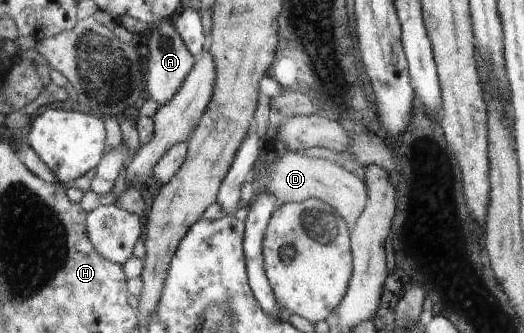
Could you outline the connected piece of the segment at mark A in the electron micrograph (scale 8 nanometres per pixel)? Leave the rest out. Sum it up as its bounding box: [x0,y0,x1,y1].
[147,20,196,104]

